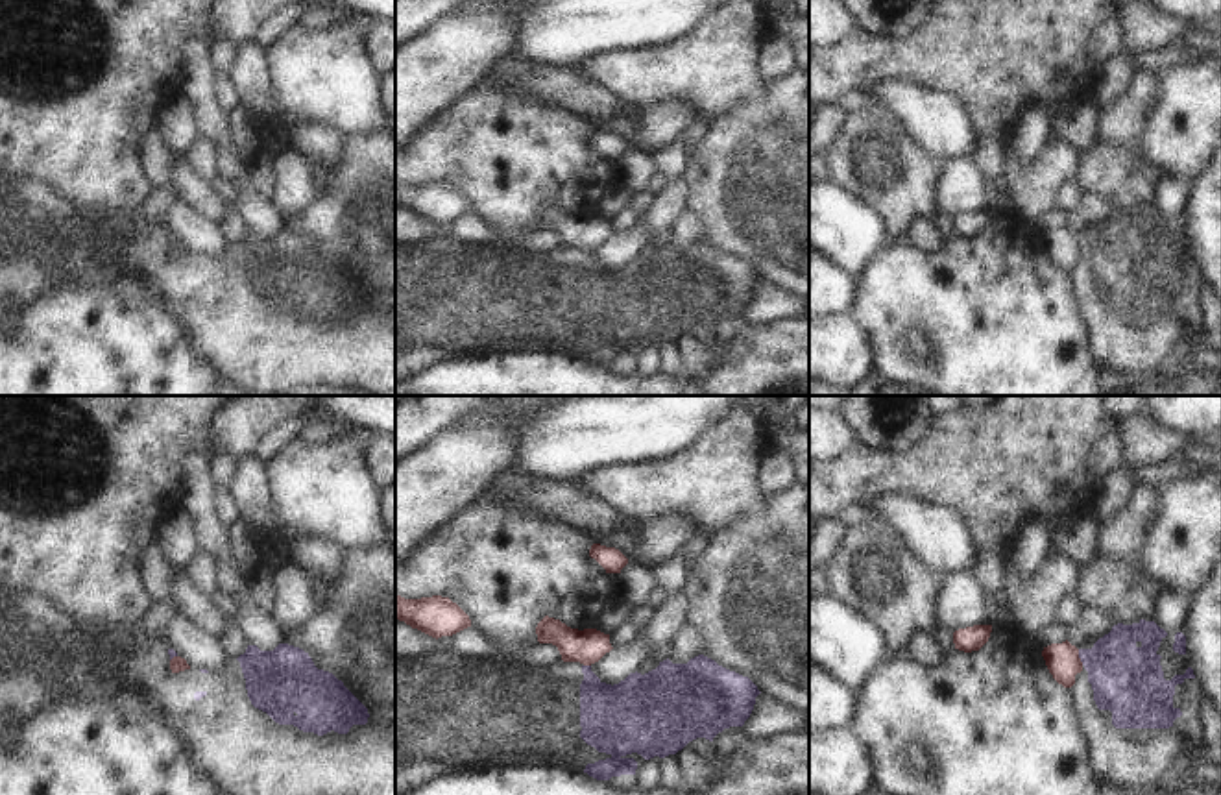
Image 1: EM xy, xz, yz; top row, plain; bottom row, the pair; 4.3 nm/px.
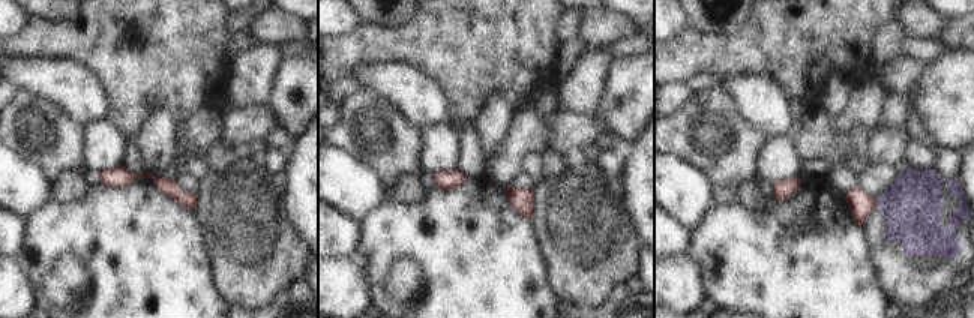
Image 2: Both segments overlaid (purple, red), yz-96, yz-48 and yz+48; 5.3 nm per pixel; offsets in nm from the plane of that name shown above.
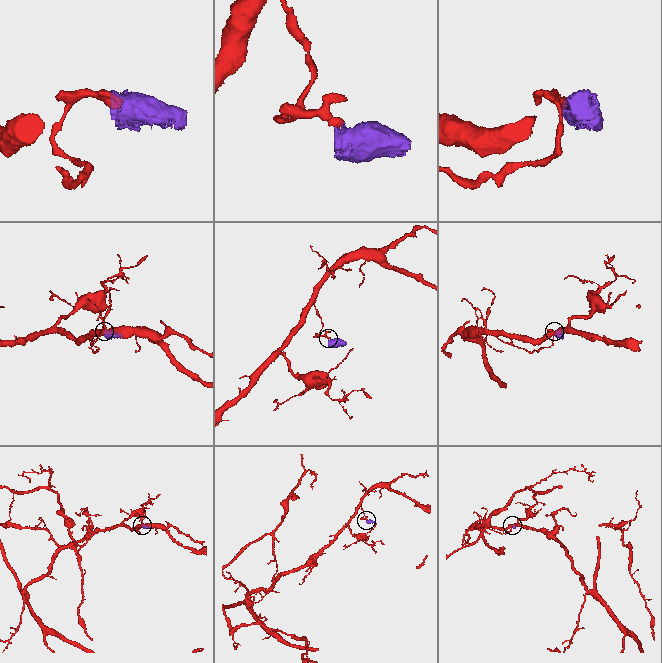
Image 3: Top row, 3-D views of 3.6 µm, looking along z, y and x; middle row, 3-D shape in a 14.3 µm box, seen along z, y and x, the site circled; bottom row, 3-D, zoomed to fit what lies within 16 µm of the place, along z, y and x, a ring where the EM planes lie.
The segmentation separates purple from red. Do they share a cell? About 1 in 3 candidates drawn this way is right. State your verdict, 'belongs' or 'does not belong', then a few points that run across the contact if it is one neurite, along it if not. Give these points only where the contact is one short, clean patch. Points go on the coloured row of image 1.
does not belong; line yz (1077, 649), (1083, 664)

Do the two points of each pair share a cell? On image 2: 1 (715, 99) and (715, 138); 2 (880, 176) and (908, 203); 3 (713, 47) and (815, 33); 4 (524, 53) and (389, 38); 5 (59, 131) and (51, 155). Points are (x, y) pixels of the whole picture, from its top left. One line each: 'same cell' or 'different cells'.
1: same cell
2: different cells
3: same cell
4: same cell
5: same cell

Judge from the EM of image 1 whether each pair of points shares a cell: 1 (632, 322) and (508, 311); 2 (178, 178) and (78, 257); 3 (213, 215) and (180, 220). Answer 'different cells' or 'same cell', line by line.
1: same cell
2: different cells
3: different cells

